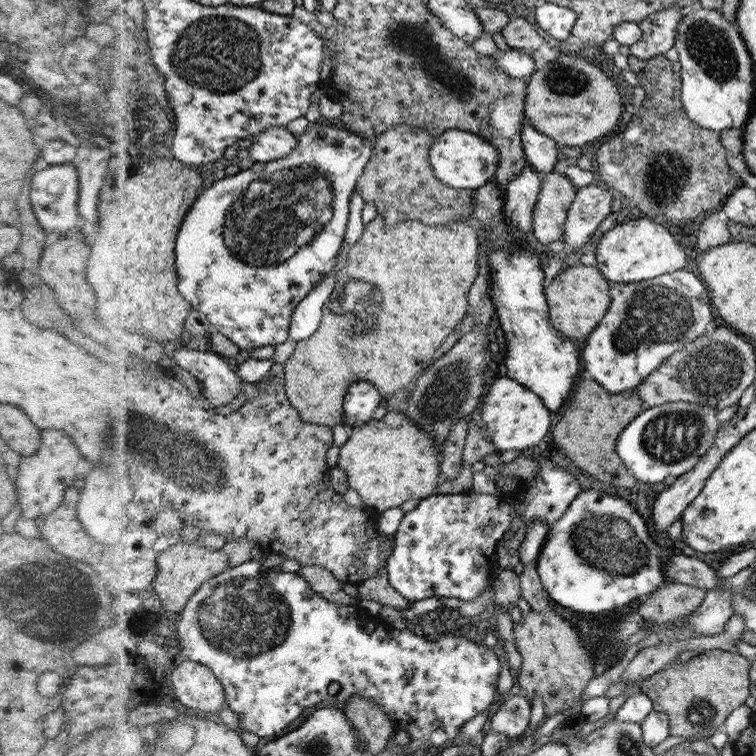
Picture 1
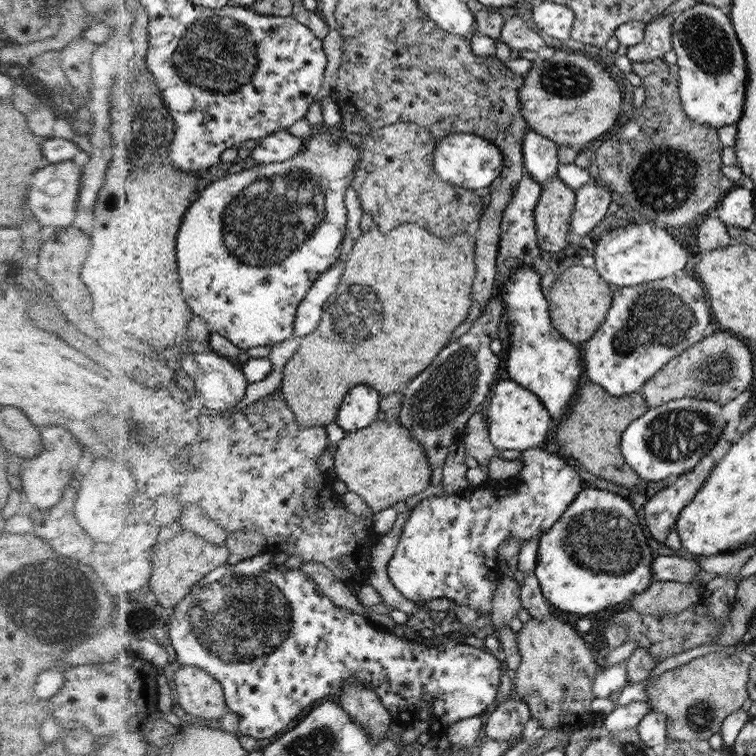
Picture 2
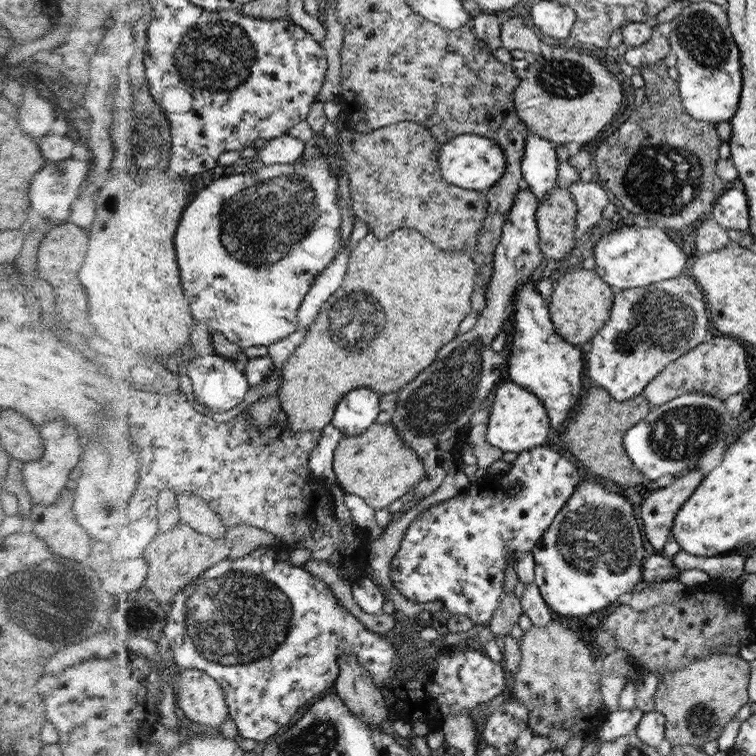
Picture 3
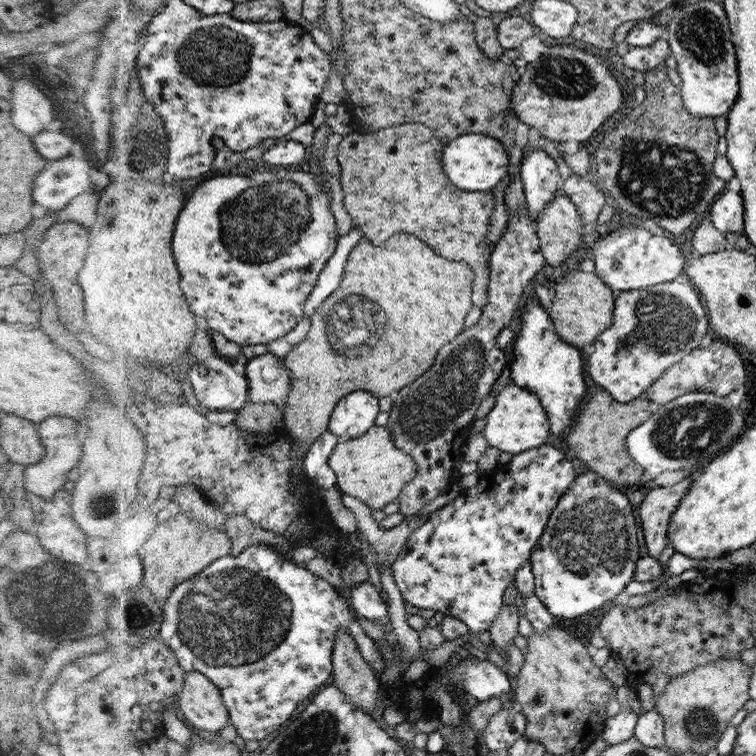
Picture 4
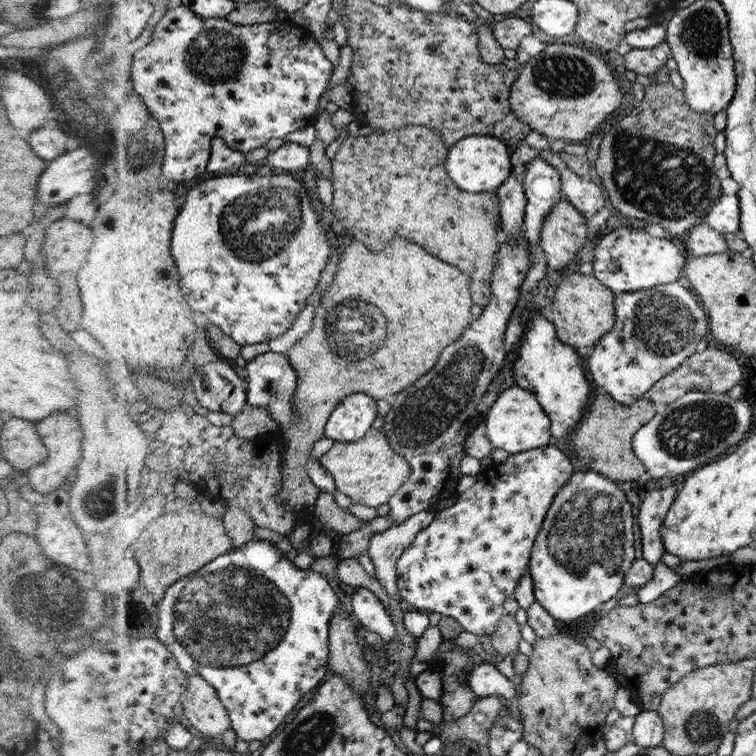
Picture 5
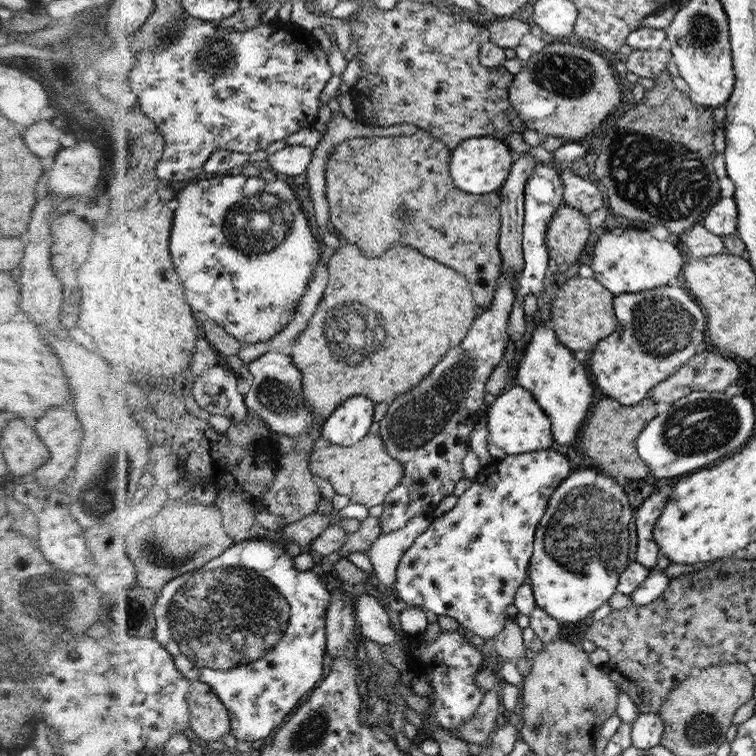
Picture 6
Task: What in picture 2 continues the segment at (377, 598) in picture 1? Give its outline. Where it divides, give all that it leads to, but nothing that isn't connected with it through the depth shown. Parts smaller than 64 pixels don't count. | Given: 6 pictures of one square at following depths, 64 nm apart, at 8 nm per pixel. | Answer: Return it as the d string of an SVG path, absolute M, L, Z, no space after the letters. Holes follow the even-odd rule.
M411 511L398 513L395 525L387 533L380 534L380 538L371 548L372 572L367 579L367 583L383 599L382 605L391 606L392 609L401 615L412 615L417 610L418 604L410 602L396 590L388 575L388 563L396 552L400 535L403 531L403 524L406 524Z

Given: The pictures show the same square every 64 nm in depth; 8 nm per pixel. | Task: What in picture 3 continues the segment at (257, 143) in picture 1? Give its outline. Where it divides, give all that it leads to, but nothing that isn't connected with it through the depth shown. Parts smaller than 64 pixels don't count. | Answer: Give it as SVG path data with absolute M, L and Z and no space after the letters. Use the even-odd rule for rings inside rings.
M290 135L280 136L274 138L266 144L262 150L259 151L258 160L262 160L266 166L286 165L289 163L296 163L306 157L306 141L300 138L294 138Z

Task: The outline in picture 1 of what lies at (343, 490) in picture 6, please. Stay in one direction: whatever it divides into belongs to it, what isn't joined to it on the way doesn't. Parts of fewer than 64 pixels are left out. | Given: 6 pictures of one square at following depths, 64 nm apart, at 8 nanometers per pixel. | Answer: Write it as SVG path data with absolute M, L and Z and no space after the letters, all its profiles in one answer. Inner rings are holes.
M388 411L380 420L372 419L372 422L367 422L364 426L353 427L352 436L341 447L338 466L347 470L351 488L363 496L367 508L381 513L389 508L400 507L406 500L421 500L434 495L435 488L445 480L440 470L441 462L442 449L435 446L435 439L427 430L412 422L403 412Z

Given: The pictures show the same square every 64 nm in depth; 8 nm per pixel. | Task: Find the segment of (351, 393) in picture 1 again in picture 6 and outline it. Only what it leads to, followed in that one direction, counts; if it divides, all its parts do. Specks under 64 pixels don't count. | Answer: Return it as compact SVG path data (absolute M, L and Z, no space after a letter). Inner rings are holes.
M367 395L354 396L340 405L323 426L323 438L332 445L354 446L366 437L372 424L374 402Z

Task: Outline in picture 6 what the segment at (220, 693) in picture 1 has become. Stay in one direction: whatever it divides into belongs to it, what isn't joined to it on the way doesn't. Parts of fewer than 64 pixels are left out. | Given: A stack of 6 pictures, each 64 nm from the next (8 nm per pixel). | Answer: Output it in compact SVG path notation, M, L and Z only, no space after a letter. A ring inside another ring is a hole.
M194 680L188 702L192 710L192 728L201 740L216 742L233 732L230 712L211 684Z

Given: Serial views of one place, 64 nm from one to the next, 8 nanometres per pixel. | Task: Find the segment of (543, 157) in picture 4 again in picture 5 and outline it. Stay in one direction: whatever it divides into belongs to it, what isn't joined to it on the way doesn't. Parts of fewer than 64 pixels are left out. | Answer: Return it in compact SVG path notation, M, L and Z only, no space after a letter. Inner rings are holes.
M540 157L528 162L526 167L526 176L524 177L525 195L527 198L525 204L525 213L523 216L523 226L526 230L526 239L531 242L531 258L534 259L534 265L531 266L530 273L527 274L528 282L524 282L524 294L536 290L538 282L546 276L551 276L548 270L546 255L540 246L540 231L542 231L542 223L545 216L550 214L557 202L563 198L561 192L561 176L557 173L551 163L548 163Z

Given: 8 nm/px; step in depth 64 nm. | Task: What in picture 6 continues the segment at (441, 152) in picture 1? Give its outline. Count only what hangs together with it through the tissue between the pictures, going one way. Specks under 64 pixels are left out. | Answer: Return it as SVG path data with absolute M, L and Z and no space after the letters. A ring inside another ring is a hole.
M476 137L463 140L452 152L451 177L470 194L498 192L514 165L514 156L505 140L496 137Z

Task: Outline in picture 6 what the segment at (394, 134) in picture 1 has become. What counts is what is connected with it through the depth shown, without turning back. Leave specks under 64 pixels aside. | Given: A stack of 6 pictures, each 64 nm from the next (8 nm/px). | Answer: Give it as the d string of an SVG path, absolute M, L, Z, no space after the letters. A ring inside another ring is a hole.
M419 129L415 135L391 135L380 138L362 137L344 141L335 148L326 171L332 223L335 229L341 233L342 238L348 240L349 244L355 243L362 247L364 254L368 258L382 256L393 244L402 242L407 243L408 246L415 247L416 250L422 251L424 255L446 263L467 278L471 283L472 290L475 290L476 302L479 302L480 306L486 309L495 302L497 281L502 273L502 252L499 250L499 235L502 233L502 211L499 209L502 204L500 194L496 191L486 194L470 194L468 191L464 191L451 177L450 167L450 152L446 150L444 142L431 132L424 131L423 129Z

